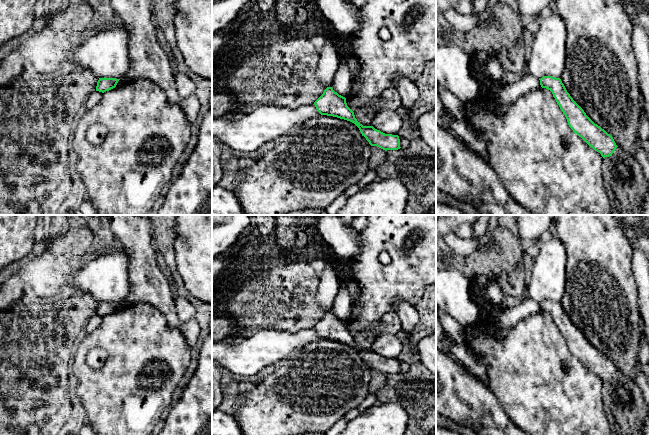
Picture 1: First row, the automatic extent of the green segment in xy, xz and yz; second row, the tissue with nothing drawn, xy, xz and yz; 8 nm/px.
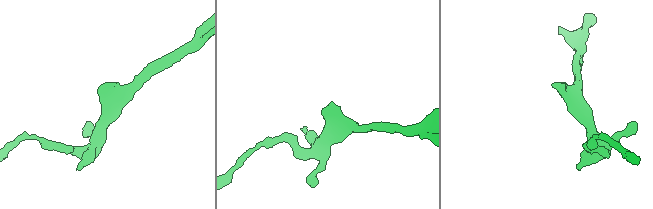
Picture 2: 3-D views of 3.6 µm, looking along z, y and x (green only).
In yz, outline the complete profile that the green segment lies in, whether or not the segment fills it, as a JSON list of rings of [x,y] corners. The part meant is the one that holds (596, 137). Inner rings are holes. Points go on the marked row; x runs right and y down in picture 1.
[[[543,76],[542,88],[550,90],[565,115],[569,127],[603,158],[612,156],[618,147],[613,137],[595,124],[567,92],[560,78]]]

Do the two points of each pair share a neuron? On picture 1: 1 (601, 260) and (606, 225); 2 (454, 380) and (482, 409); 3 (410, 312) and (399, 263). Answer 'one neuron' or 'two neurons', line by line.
1: one neuron
2: one neuron
3: two neurons

